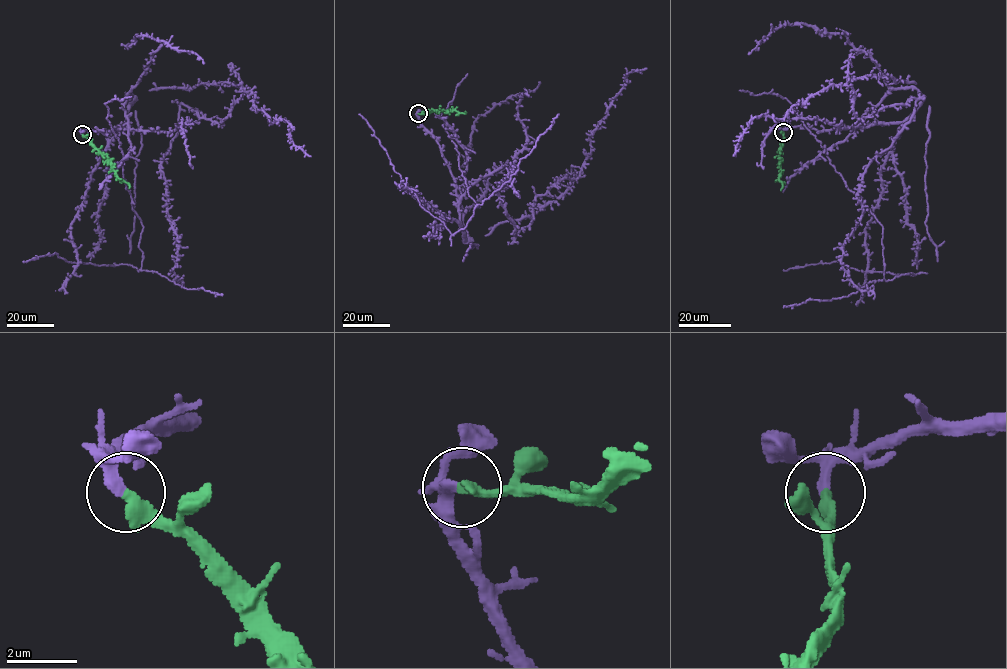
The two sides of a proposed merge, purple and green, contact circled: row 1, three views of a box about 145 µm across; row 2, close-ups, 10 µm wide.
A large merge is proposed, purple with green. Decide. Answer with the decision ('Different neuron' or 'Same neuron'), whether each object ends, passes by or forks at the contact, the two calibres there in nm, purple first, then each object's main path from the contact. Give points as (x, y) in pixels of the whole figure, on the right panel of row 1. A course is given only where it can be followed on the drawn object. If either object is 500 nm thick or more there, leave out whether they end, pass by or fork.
Different neuron. At the ring purple ends. At the ring green ends. Thickness 360 nm (purple) against 360 nm. Course of purple: (783, 131), (901, 123), (865, 248), (914, 274), (842, 264), (915, 99), (859, 118), (830, 84), (733, 155). Course of green: (783, 131), (780, 190)

